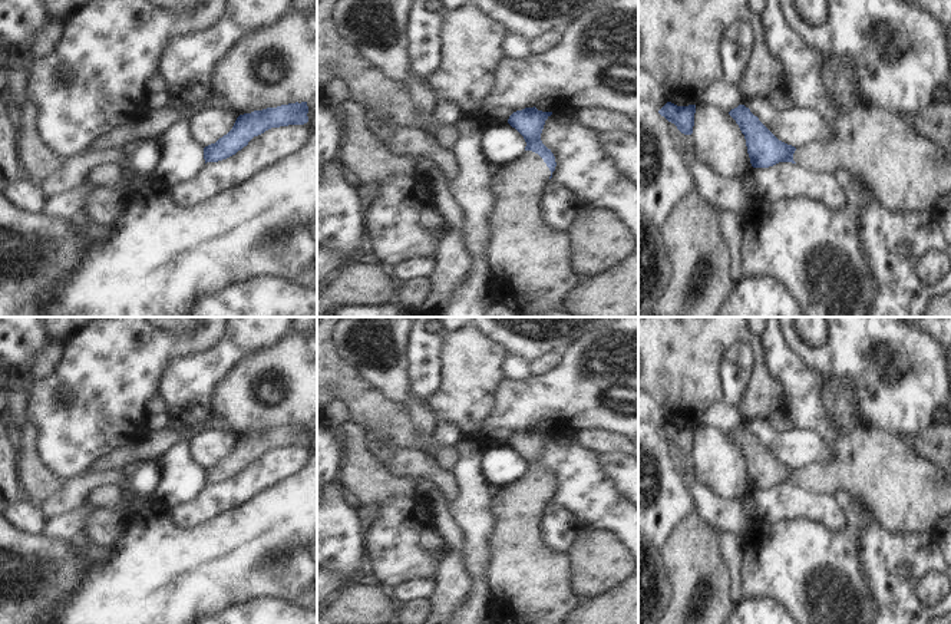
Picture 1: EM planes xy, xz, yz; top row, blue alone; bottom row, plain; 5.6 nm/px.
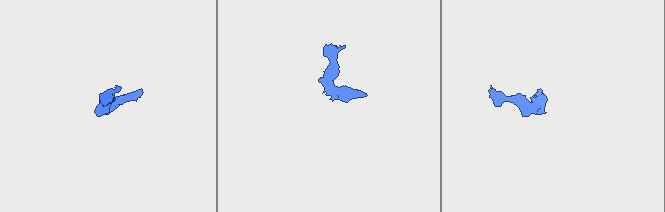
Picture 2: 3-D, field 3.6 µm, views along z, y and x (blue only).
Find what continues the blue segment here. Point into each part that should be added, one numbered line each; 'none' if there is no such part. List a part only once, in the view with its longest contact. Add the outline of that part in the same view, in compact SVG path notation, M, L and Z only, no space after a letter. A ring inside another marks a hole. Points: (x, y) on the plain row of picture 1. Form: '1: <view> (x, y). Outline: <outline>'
1: xz (530, 583). Outline: M532 472L493 489L489 505L493 529L486 545L485 582L499 624L564 624L567 615L581 602L571 591L569 555L548 548L541 538L539 516L549 498L549 489Z

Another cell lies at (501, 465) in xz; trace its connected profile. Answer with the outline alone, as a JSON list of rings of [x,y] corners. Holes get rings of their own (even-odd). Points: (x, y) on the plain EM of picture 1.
[[[509,445],[488,446],[481,465],[483,478],[493,489],[519,479],[525,473],[525,468],[524,458]]]

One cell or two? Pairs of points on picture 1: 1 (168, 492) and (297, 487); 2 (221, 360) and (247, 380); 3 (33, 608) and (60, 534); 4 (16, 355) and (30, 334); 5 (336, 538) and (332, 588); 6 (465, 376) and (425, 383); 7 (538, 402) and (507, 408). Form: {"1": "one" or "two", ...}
{"1": "two", "2": "two", "3": "two", "4": "one", "5": "two", "6": "two", "7": "one"}

